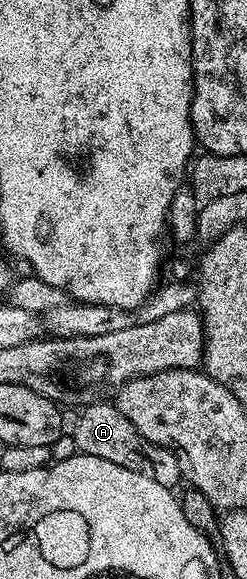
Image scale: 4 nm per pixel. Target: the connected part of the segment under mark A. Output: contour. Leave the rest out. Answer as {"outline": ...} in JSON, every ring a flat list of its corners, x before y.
{"outline":[[101,400,82,406,74,437,80,453,97,455,97,459,109,459,109,463,117,463,117,467,129,467,129,471,149,475,149,479,157,479,157,483,168,487,180,484,179,464,174,455,160,445,145,440,137,427,133,427,133,423,129,423,129,419,125,419,125,415,121,415,113,403]]}

